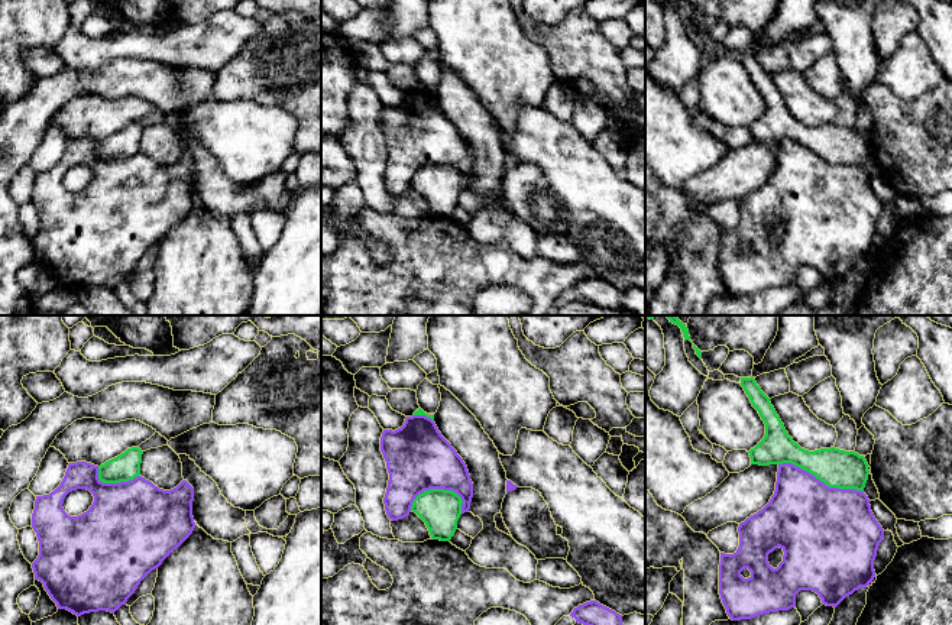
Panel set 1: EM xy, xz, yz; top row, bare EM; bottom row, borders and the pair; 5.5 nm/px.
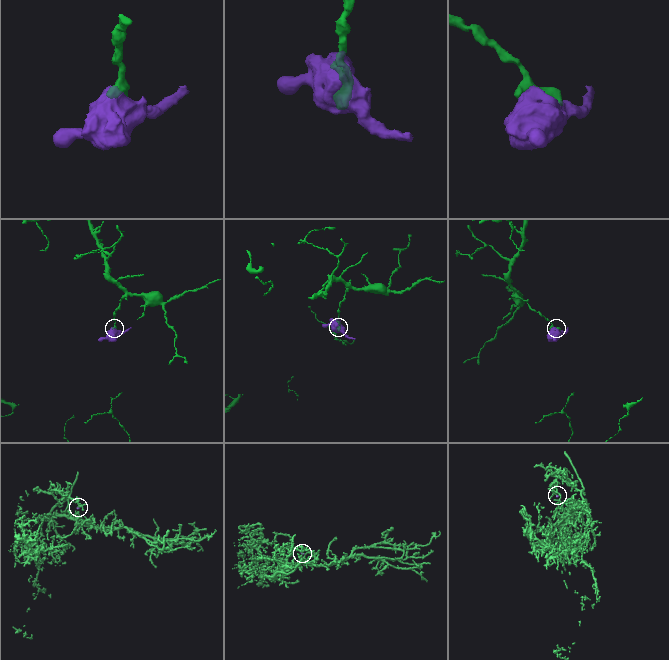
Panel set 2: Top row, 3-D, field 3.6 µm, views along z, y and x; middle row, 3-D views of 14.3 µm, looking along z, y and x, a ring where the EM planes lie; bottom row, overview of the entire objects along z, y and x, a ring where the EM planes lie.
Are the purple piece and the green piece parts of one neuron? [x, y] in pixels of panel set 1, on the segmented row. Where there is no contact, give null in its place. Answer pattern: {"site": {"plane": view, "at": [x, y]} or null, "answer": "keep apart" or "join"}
{"site": {"plane": "yz", "at": [819, 481]}, "answer": "keep apart"}

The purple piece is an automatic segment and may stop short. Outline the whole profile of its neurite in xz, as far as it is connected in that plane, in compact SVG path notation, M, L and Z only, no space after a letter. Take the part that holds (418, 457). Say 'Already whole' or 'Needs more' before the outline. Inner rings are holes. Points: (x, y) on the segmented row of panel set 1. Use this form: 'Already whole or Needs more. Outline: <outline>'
Already whole. Outline: M425 415L407 417L401 428L383 430L381 451L389 473L383 498L389 519L409 515L414 499L430 489L456 492L469 512L473 483L466 463Z

